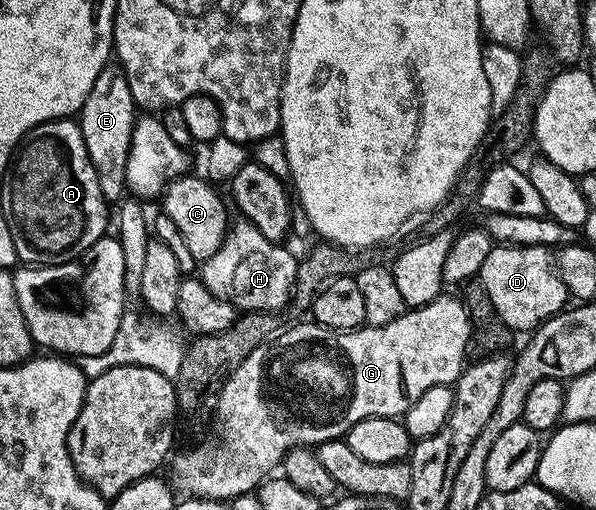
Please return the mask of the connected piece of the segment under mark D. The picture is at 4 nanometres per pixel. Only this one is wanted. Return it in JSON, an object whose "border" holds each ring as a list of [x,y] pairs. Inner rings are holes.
{"border":[[[494,247],[479,279],[483,286],[487,286],[491,302],[495,302],[497,319],[514,333],[532,333],[551,317],[566,311],[571,300],[567,286],[557,271],[554,253],[547,248]]]}

